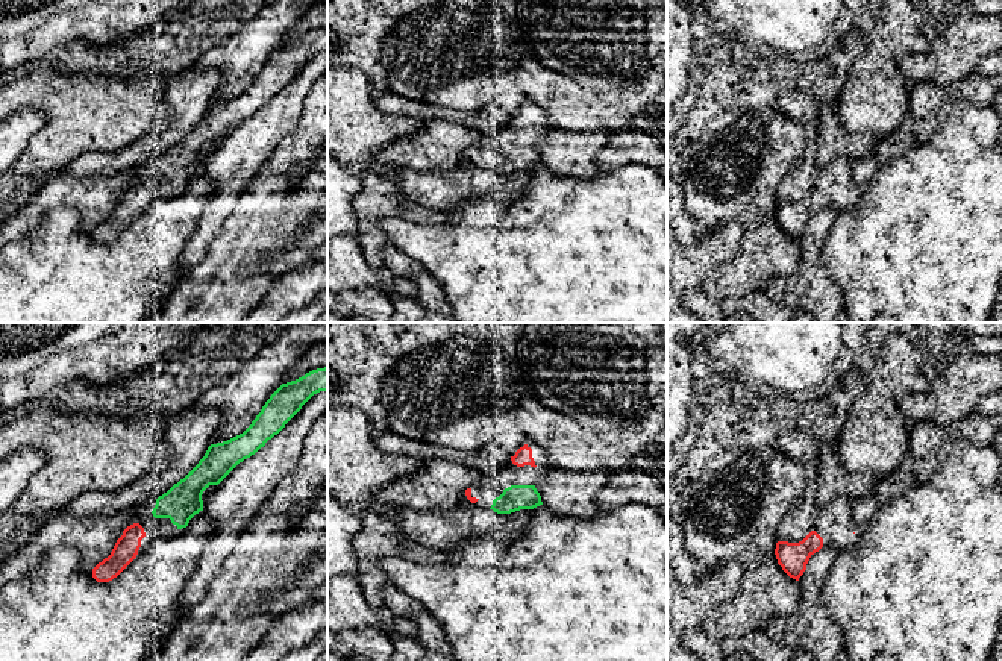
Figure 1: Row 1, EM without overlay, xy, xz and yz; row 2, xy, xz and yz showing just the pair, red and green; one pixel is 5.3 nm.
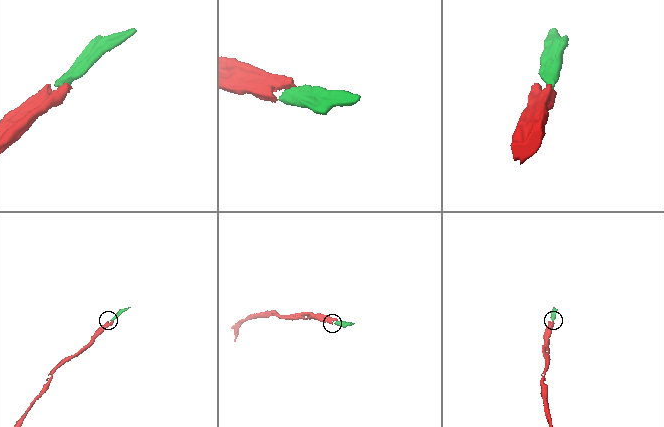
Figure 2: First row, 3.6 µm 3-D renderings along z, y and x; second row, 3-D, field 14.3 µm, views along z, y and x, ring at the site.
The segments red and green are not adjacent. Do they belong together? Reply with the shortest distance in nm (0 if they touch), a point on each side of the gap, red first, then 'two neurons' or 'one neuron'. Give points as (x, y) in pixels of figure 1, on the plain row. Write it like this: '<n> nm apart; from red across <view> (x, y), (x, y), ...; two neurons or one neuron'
80 nm apart; from red across xz (478, 159), (491, 166); one neuron

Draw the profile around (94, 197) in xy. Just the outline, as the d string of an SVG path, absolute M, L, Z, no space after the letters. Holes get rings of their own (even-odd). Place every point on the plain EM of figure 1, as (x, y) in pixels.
M136 171L115 176L71 177L56 176L50 179L24 206L6 217L0 224L0 247L23 238L38 227L45 214L56 206L74 208L82 215L82 229L92 230L108 218L123 196L123 191L136 183Z

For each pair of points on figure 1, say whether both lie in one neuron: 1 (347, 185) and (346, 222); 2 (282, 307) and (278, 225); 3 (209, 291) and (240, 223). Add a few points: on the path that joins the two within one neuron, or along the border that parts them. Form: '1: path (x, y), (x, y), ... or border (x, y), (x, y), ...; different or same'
1: path (344, 194), (344, 213); same
2: border (270, 281), (266, 296), (253, 307); different
3: path (223, 275), (228, 255), (240, 240); same

